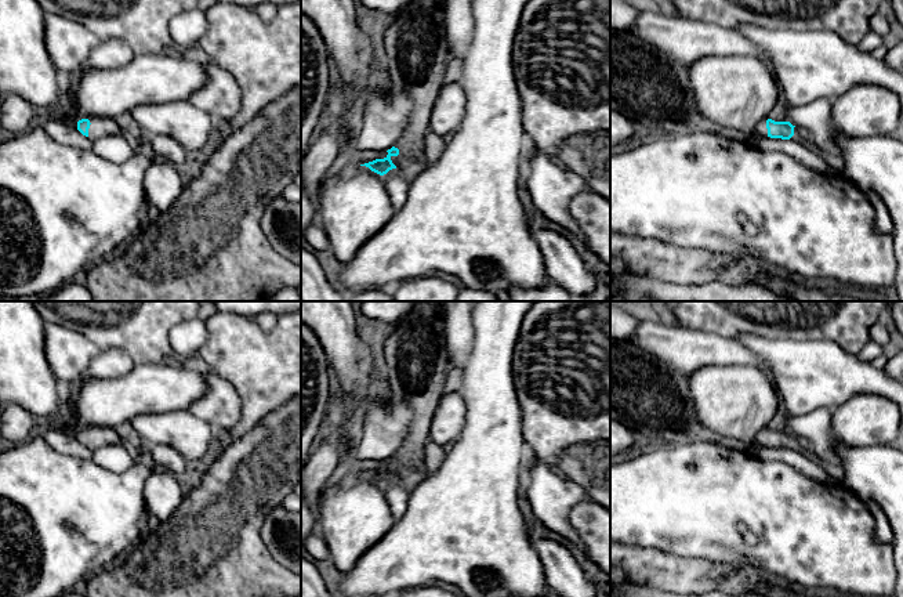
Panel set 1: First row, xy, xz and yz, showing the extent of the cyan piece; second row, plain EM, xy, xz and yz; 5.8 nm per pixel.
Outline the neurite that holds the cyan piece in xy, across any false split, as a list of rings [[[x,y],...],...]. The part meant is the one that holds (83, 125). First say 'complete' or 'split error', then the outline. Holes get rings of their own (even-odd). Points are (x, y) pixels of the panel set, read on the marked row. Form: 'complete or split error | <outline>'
split error | [[[88,116],[77,122],[77,130],[91,141],[97,141],[106,135],[123,134],[116,119],[112,117]]]

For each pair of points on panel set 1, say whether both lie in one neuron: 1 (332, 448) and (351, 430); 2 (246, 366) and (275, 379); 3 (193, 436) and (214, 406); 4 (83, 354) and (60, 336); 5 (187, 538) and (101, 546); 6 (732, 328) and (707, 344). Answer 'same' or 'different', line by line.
1: different
2: same
3: different
4: same
5: different
6: different

